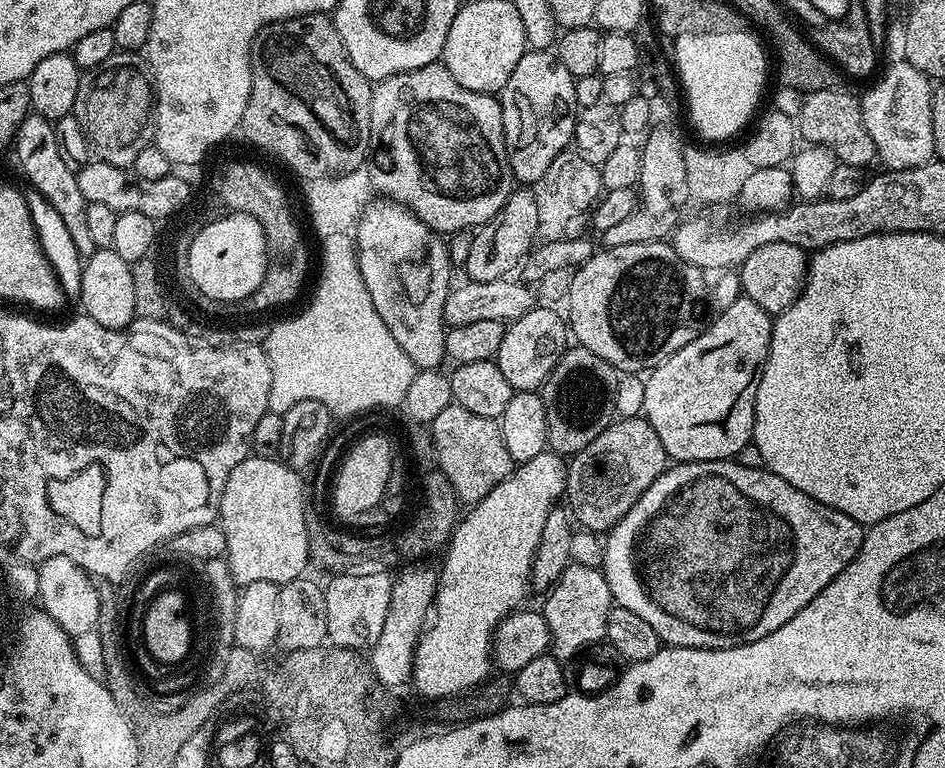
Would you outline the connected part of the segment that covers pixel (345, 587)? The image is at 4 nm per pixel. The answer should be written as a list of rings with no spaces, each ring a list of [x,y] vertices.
[[[389,573],[342,574],[333,575],[329,580],[332,581],[324,588],[328,640],[338,648],[371,649],[372,644],[378,642],[378,634],[382,634],[382,625],[386,622],[386,610],[390,610],[393,577]]]

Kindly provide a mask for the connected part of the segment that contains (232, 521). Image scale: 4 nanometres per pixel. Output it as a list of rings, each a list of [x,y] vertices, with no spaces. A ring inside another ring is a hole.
[[[249,454],[234,470],[230,470],[230,478],[226,478],[226,486],[220,499],[220,515],[218,527],[226,538],[225,553],[230,570],[234,574],[237,585],[250,582],[274,582],[281,586],[292,580],[299,580],[305,575],[304,567],[309,567],[306,504],[304,504],[304,484],[300,481],[301,473],[285,464],[279,458]]]

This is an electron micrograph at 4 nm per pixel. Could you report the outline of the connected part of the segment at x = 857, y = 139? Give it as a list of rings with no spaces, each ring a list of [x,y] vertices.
[[[840,88],[834,90],[818,90],[809,92],[801,102],[801,112],[798,117],[798,132],[804,136],[809,145],[828,148],[837,161],[863,169],[864,164],[877,159],[874,138],[866,134],[866,126],[862,122],[862,110],[859,99]]]

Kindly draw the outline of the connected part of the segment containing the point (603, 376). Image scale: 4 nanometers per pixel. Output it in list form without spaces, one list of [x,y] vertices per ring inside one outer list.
[[[572,346],[565,351],[564,357],[554,366],[546,378],[542,395],[546,406],[546,434],[548,448],[571,458],[581,452],[602,430],[612,425],[617,419],[616,395],[620,392],[621,373],[616,371],[606,358],[598,358],[590,350]]]

